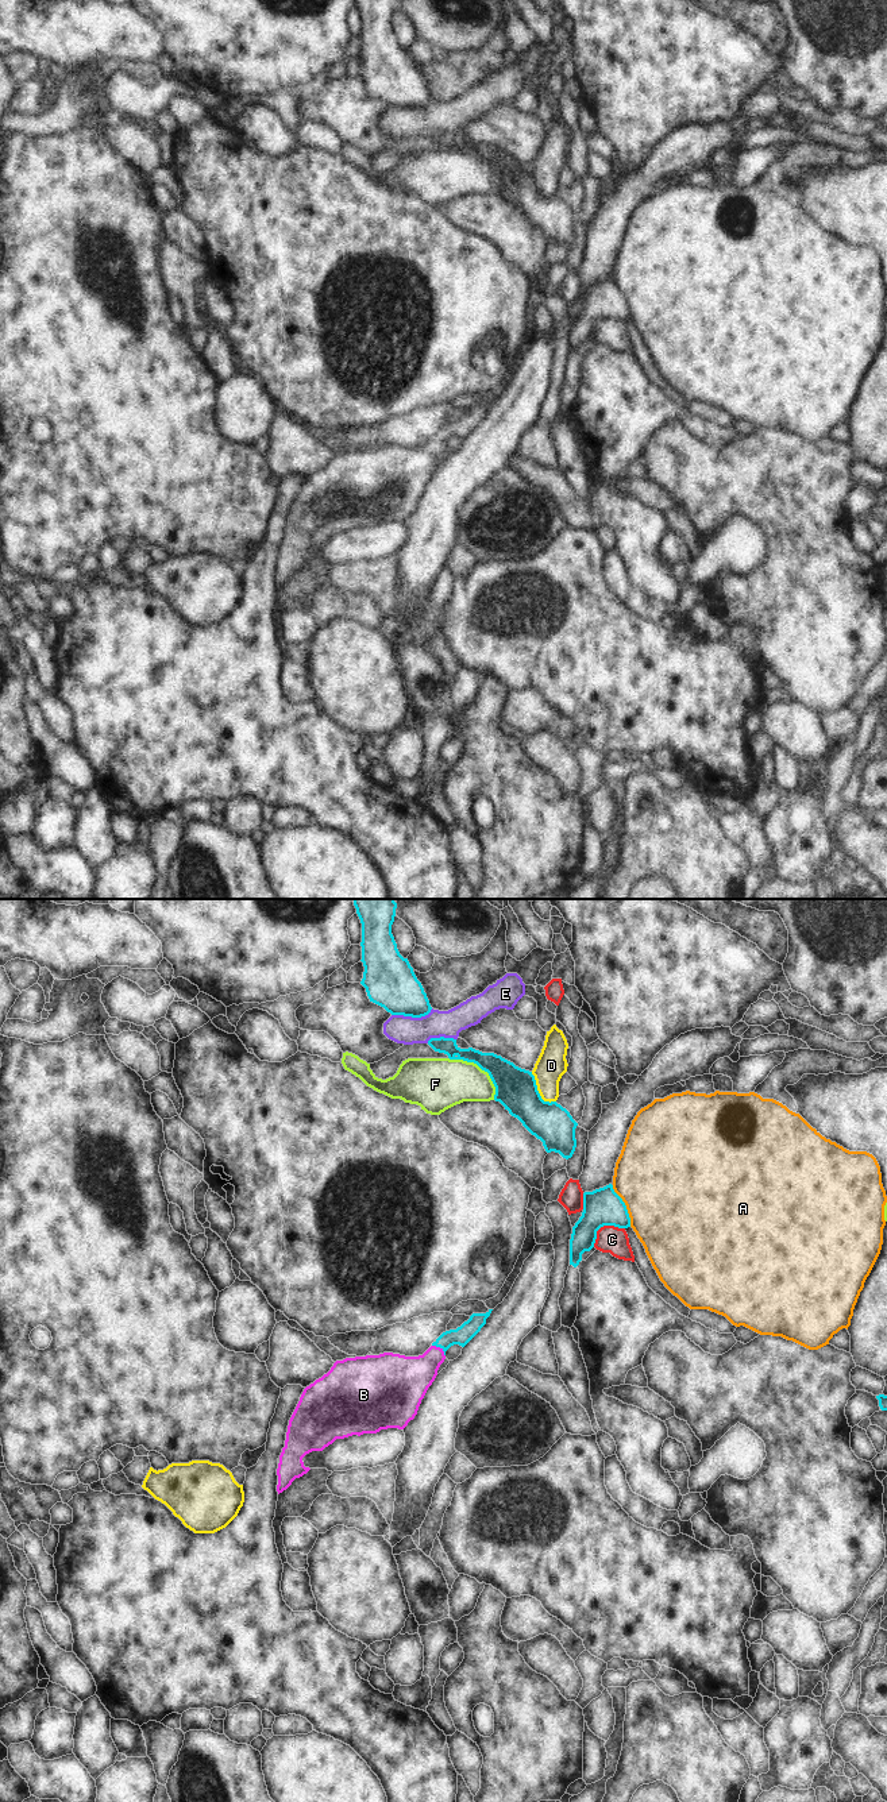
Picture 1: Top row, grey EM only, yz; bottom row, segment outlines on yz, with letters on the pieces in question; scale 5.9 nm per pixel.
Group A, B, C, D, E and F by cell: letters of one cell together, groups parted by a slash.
A / B / C / D / E / F

